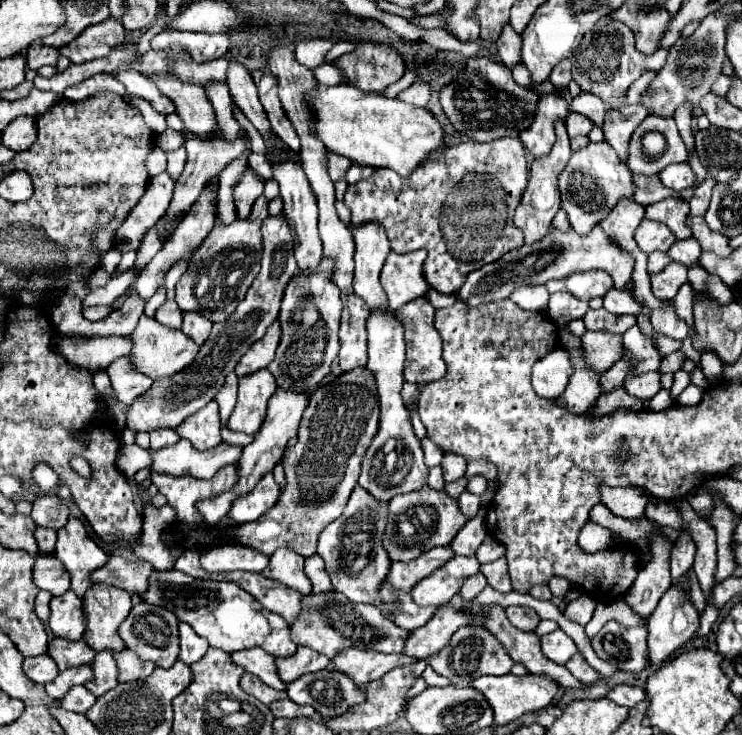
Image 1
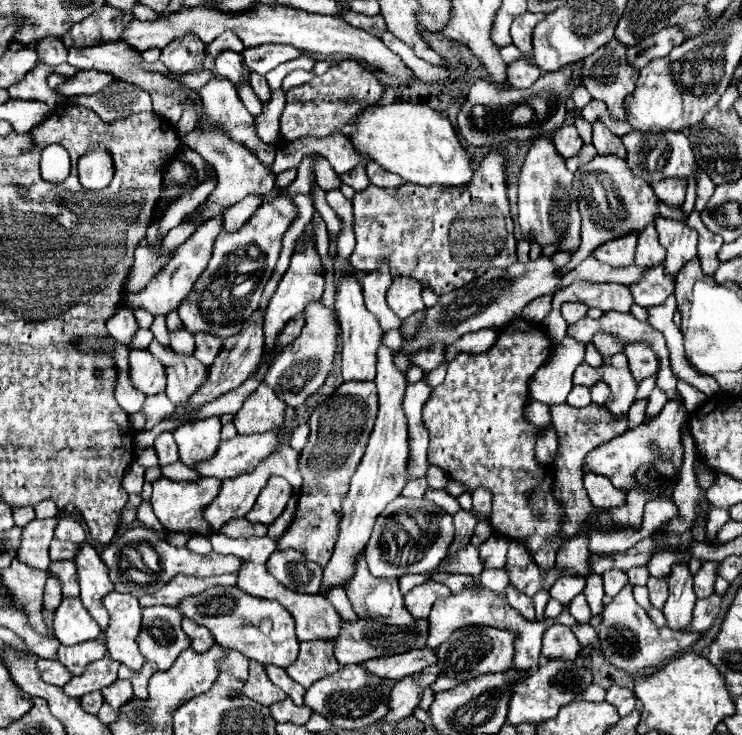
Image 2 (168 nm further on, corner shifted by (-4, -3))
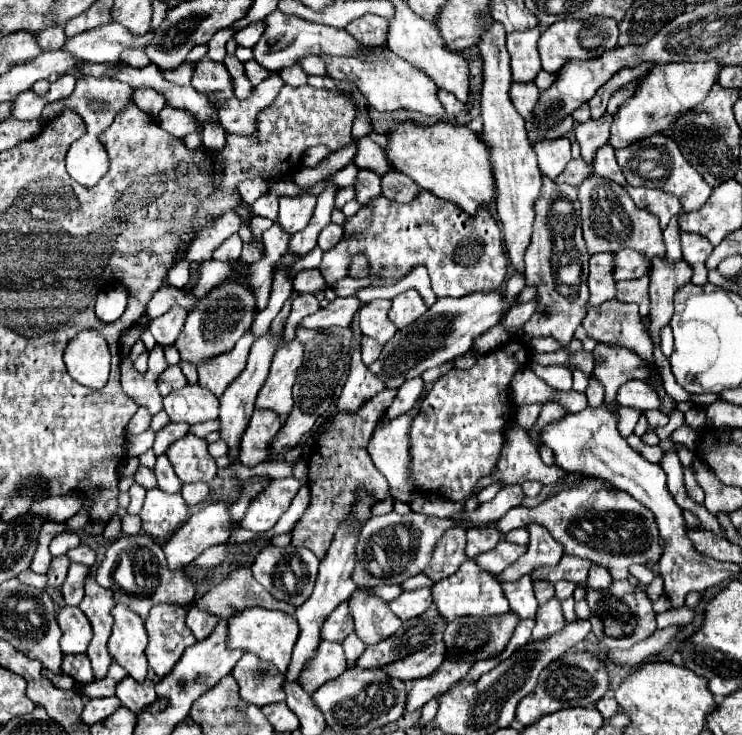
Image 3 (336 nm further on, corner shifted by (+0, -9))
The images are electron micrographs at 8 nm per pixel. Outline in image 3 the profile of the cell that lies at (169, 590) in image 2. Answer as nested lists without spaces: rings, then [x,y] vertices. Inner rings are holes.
[[[239,568],[231,572],[223,582],[213,586],[199,600],[189,602],[189,606],[201,606],[201,610],[209,610],[209,614],[217,614],[221,618],[227,618],[233,610],[243,610],[251,606],[275,608],[287,614],[295,614],[295,606],[275,600],[267,590],[263,590],[261,584],[255,582],[253,574],[249,574],[249,568]]]

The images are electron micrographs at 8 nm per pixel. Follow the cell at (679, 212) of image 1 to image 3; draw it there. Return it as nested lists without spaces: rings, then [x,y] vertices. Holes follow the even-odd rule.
[[[667,256],[663,258],[653,258],[653,268],[649,272],[651,276],[651,336],[653,342],[659,344],[659,330],[669,324],[673,316],[673,294],[677,288],[687,284],[691,280],[691,270],[689,264],[681,260],[669,260]]]

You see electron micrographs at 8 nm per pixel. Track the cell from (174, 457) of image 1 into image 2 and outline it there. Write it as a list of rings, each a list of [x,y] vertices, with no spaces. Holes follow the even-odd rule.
[[[279,428],[257,436],[235,436],[233,440],[221,442],[217,456],[213,456],[213,460],[197,464],[197,472],[201,476],[213,476],[217,480],[253,472],[253,468],[275,450],[277,434]]]

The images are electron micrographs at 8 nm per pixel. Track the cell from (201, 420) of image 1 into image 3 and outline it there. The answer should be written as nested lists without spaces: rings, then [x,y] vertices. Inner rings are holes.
[[[187,434],[167,448],[167,456],[181,482],[211,482],[217,474],[215,458],[209,454],[209,442]]]

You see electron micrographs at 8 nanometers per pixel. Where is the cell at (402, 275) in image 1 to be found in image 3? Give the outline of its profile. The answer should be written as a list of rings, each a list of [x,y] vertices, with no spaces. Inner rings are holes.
[[[407,290],[407,292],[399,294],[399,296],[395,296],[391,302],[393,302],[393,306],[389,310],[389,318],[391,318],[391,322],[399,330],[405,328],[407,324],[415,322],[427,310],[427,306],[421,300],[421,296],[419,296],[417,290]]]

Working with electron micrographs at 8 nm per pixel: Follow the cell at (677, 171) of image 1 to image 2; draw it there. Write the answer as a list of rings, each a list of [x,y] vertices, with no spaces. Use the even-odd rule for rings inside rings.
[[[659,180],[659,182],[653,182],[651,188],[655,190],[657,198],[663,204],[667,204],[669,208],[679,208],[685,200],[687,180]]]

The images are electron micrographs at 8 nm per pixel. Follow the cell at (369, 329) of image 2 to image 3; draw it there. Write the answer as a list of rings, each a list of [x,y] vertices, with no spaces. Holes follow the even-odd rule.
[[[361,346],[355,348],[351,356],[351,368],[349,376],[343,384],[341,396],[337,400],[337,410],[349,410],[355,412],[361,404],[365,404],[369,398],[373,398],[377,392],[381,392],[385,384],[377,374],[373,374],[361,360]]]

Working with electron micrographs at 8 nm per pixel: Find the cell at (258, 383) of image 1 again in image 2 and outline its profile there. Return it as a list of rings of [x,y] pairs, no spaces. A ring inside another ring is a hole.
[[[259,384],[233,420],[239,434],[263,434],[279,428],[283,422],[285,402],[271,388],[265,388],[265,384]]]

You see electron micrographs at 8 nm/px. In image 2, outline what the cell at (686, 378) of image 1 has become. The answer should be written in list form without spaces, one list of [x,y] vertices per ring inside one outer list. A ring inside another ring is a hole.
[[[673,400],[667,402],[667,406],[663,408],[663,412],[653,418],[651,422],[645,422],[633,430],[627,430],[625,434],[593,448],[587,456],[585,456],[585,472],[597,472],[601,476],[607,476],[617,488],[633,488],[637,480],[633,472],[637,466],[641,464],[653,464],[657,456],[669,458],[671,464],[677,468],[677,474],[683,468],[683,446],[681,446],[681,424],[687,420],[687,410],[685,408],[677,408],[677,404],[673,404]]]

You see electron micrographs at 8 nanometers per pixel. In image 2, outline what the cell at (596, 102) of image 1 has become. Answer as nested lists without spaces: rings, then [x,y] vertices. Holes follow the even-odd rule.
[[[593,124],[593,142],[591,142],[597,150],[599,156],[619,156],[619,158],[625,158],[625,146],[621,144],[621,140],[609,132],[607,126],[603,124]]]

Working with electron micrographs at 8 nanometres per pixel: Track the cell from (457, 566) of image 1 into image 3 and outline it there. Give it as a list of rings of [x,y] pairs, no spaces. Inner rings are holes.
[[[421,588],[413,592],[403,592],[399,598],[389,602],[389,608],[405,622],[409,618],[421,616],[431,606],[431,602],[431,588]]]

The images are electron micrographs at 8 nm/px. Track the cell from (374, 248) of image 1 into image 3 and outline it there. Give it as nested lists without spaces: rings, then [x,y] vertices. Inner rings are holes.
[[[375,300],[375,302],[363,304],[363,308],[359,310],[361,332],[365,336],[375,338],[381,344],[387,344],[393,338],[393,334],[397,332],[397,326],[387,316],[389,308],[391,308],[389,300]]]

